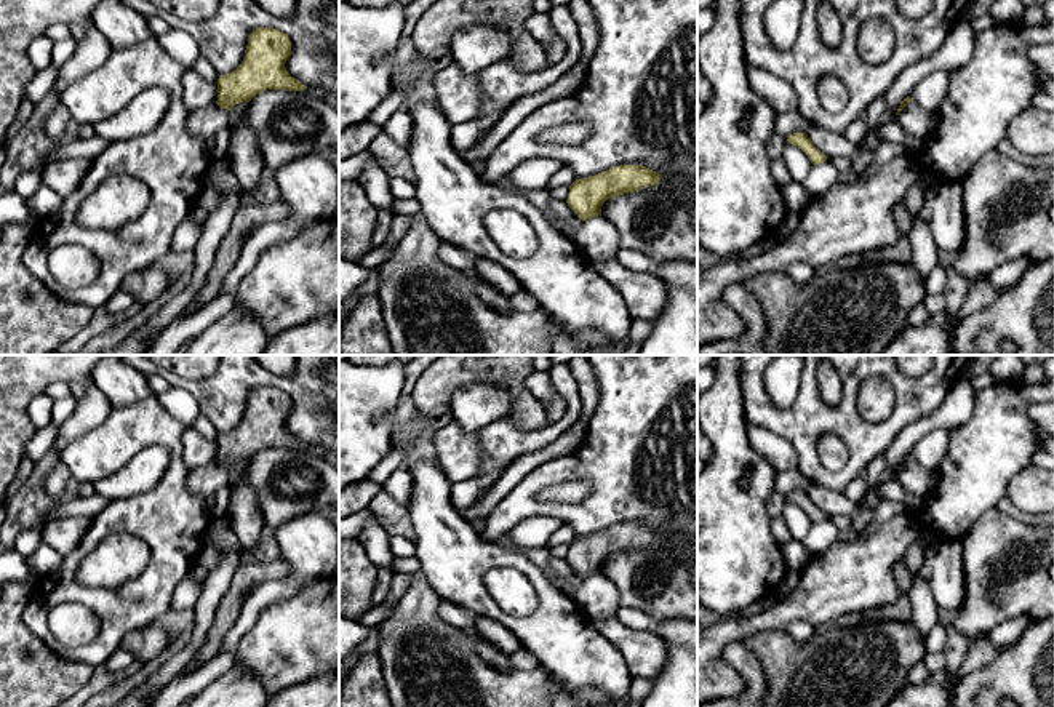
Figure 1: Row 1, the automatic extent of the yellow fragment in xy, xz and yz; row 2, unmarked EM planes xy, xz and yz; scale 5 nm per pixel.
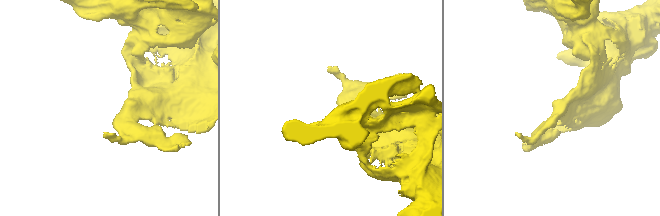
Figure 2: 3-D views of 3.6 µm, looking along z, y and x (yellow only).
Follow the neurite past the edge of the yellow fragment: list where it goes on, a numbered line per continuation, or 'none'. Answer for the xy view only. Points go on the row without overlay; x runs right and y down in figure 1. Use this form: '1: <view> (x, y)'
none

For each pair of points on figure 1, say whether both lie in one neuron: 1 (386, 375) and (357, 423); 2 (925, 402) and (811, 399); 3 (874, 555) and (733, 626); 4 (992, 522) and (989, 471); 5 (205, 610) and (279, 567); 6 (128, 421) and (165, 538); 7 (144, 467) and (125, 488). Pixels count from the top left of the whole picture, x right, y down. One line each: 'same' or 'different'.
1: same
2: same
3: same
4: different
5: different
6: same
7: same

